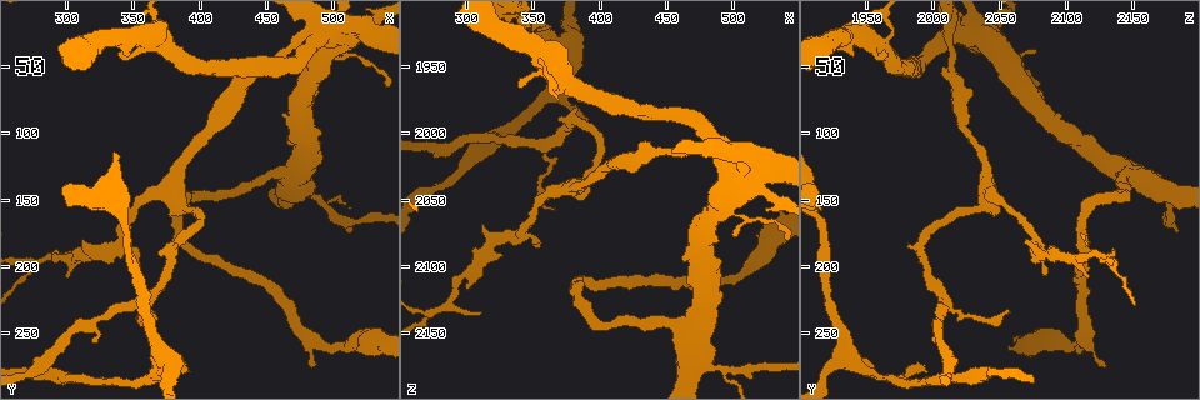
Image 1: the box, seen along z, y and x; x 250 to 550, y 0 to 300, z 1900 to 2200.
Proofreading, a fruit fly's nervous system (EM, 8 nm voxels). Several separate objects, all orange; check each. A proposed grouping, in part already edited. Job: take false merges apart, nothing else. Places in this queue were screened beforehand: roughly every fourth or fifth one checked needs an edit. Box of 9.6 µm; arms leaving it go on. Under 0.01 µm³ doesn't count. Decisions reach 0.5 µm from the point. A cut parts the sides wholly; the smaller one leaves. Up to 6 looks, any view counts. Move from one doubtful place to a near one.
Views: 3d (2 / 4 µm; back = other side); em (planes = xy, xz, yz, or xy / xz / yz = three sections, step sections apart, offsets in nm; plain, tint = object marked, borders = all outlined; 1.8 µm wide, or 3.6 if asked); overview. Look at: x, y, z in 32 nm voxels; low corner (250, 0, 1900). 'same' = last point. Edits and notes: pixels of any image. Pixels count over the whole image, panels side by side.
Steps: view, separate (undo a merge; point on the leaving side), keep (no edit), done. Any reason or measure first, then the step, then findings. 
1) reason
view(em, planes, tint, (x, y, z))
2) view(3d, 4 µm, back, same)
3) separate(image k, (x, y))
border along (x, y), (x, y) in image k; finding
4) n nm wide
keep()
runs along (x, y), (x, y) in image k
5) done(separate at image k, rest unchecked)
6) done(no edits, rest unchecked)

three arms meet
view(3d, 4 µm, (368, 260, 1934))

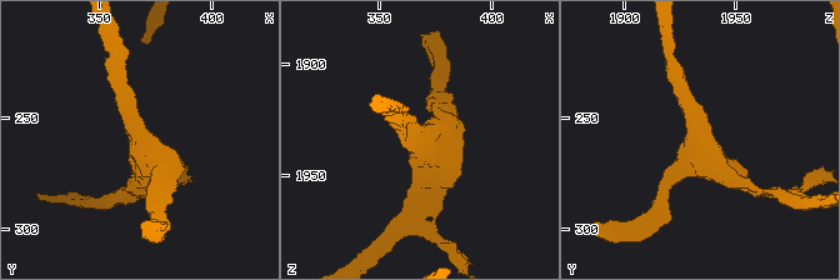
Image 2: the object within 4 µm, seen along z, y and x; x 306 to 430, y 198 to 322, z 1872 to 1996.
view(em, planes, tint, (370, 261, 1935))

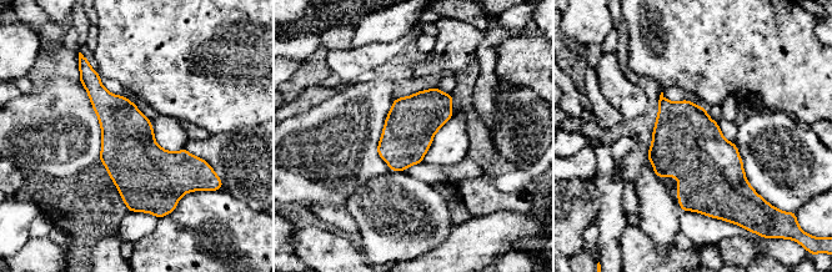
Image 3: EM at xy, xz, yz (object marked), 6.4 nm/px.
320 nm wide
keep()
continuous, no second neuron

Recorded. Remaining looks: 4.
arms part here
view(3d, 4 µm, (332, 188, 2078))

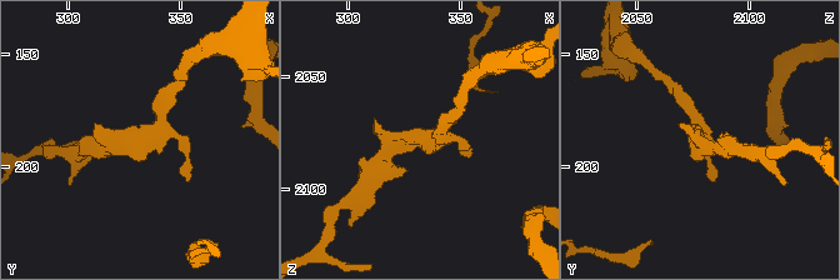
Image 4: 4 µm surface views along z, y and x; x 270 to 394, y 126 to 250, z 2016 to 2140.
view(em, planes, tint, (333, 191, 2077))

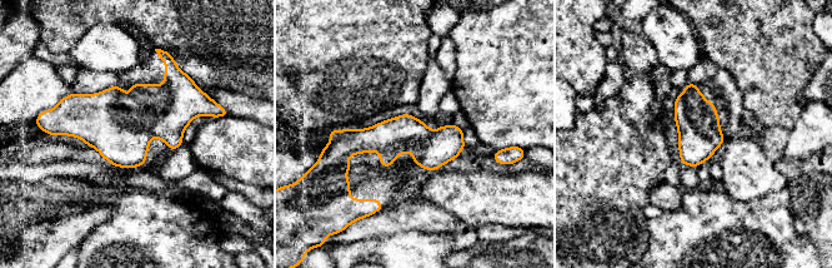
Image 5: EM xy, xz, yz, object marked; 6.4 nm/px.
keep()
runs along (340, 140), (461, 145) in image 5; continuous, no second neuron

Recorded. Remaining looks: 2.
calibre changes
view(em, planes, tint, (412, 90, 2022))

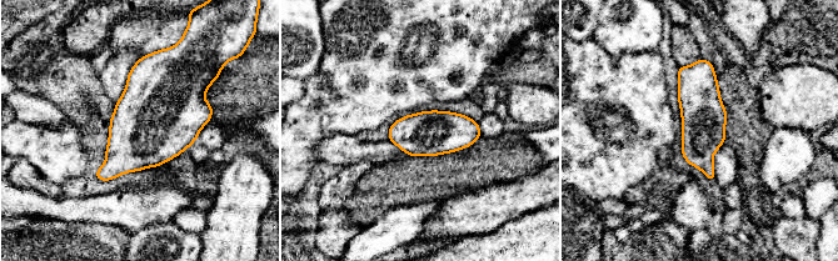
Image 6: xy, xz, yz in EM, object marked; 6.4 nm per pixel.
keep()
runs along (703, 63), (703, 161), (711, 176) in image 6; one neuron here

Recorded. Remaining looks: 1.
done(no edits, rest unchecked)

